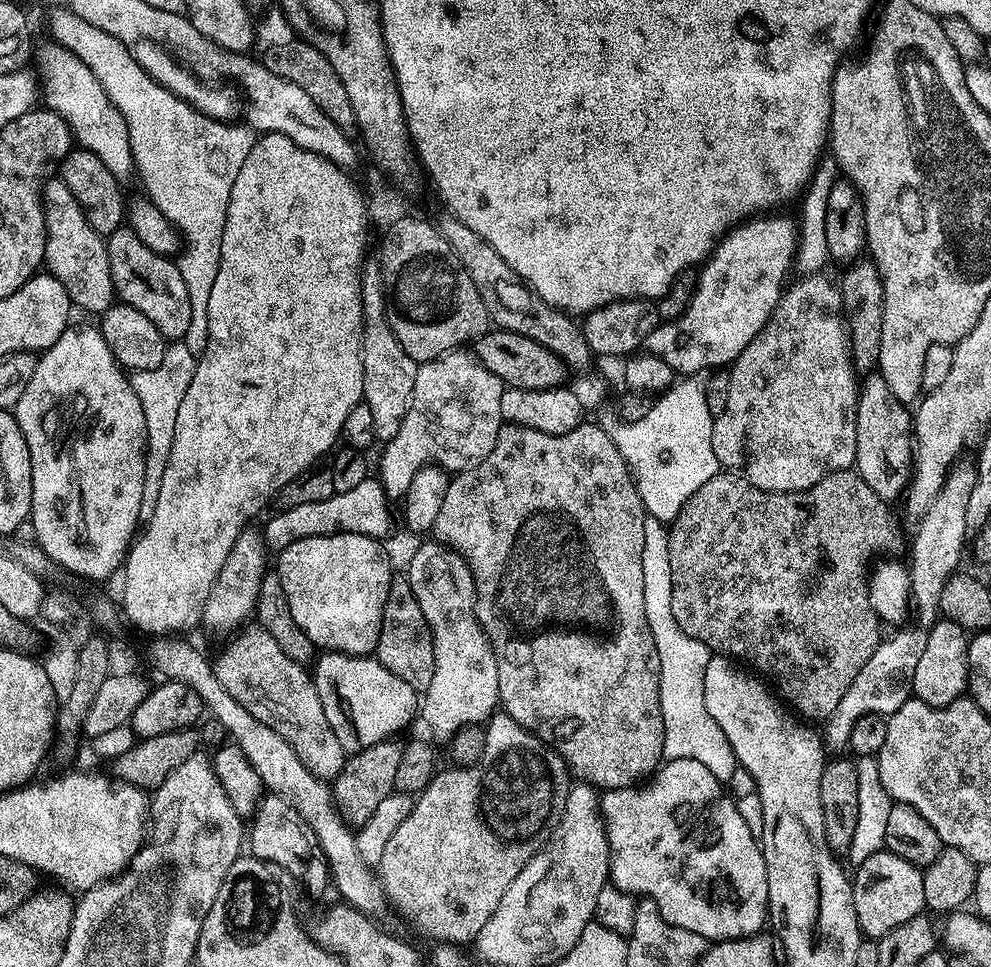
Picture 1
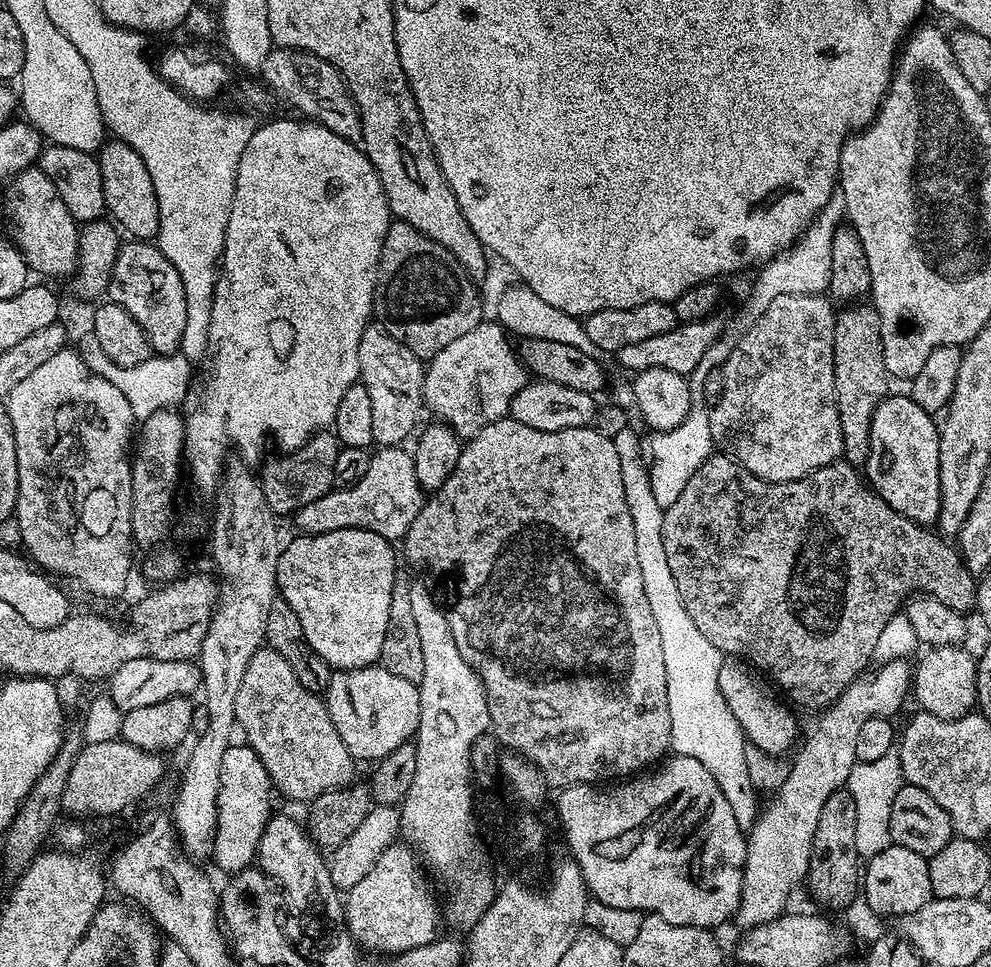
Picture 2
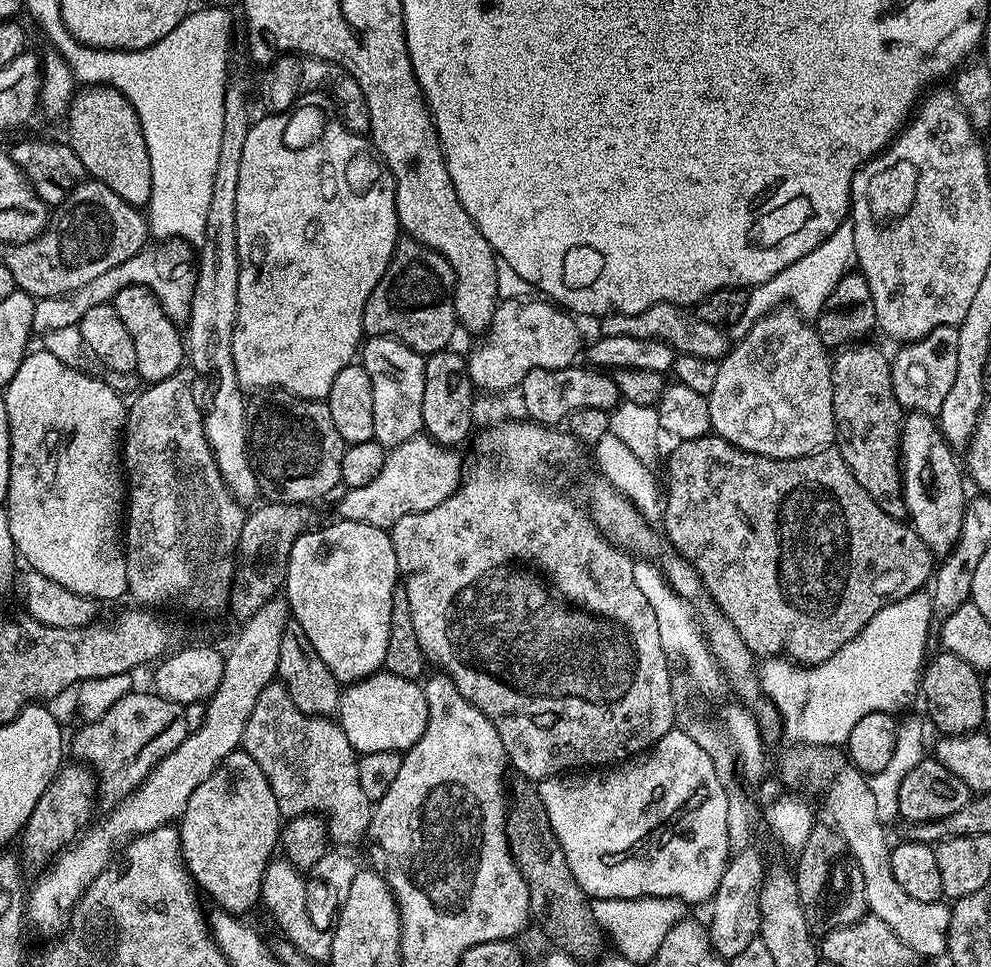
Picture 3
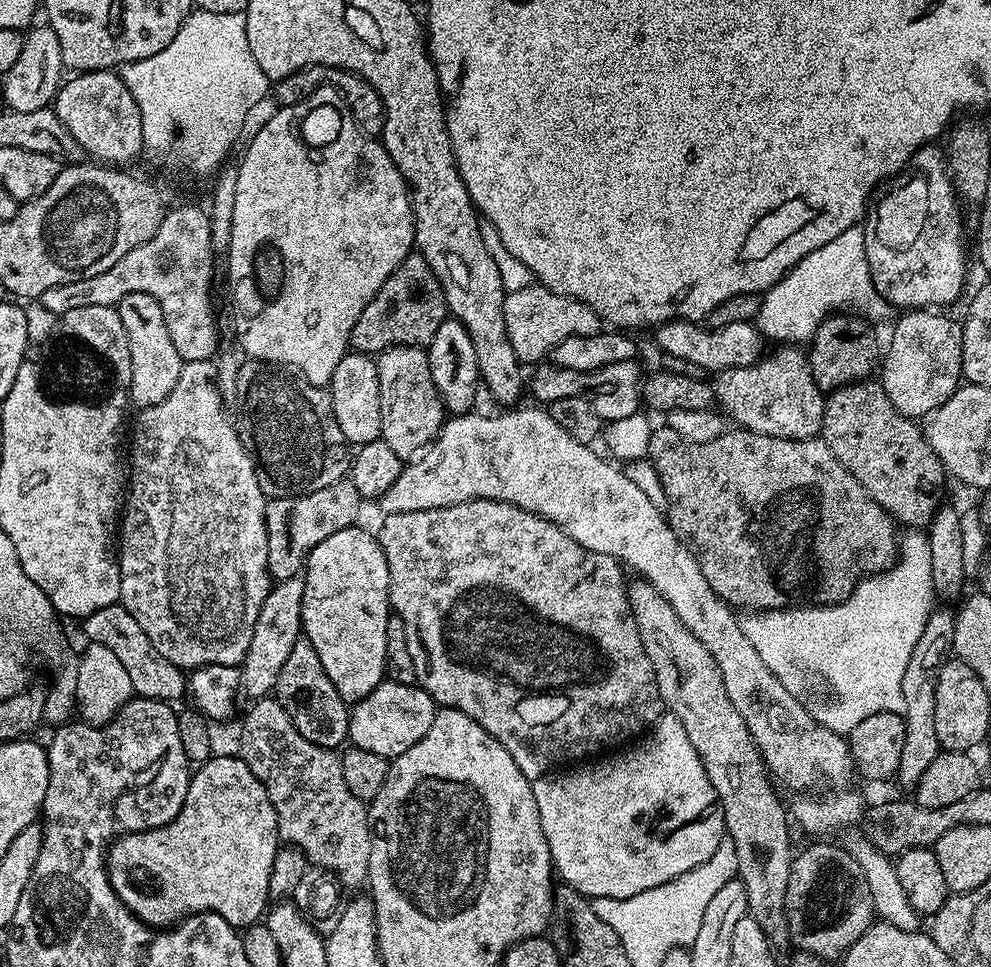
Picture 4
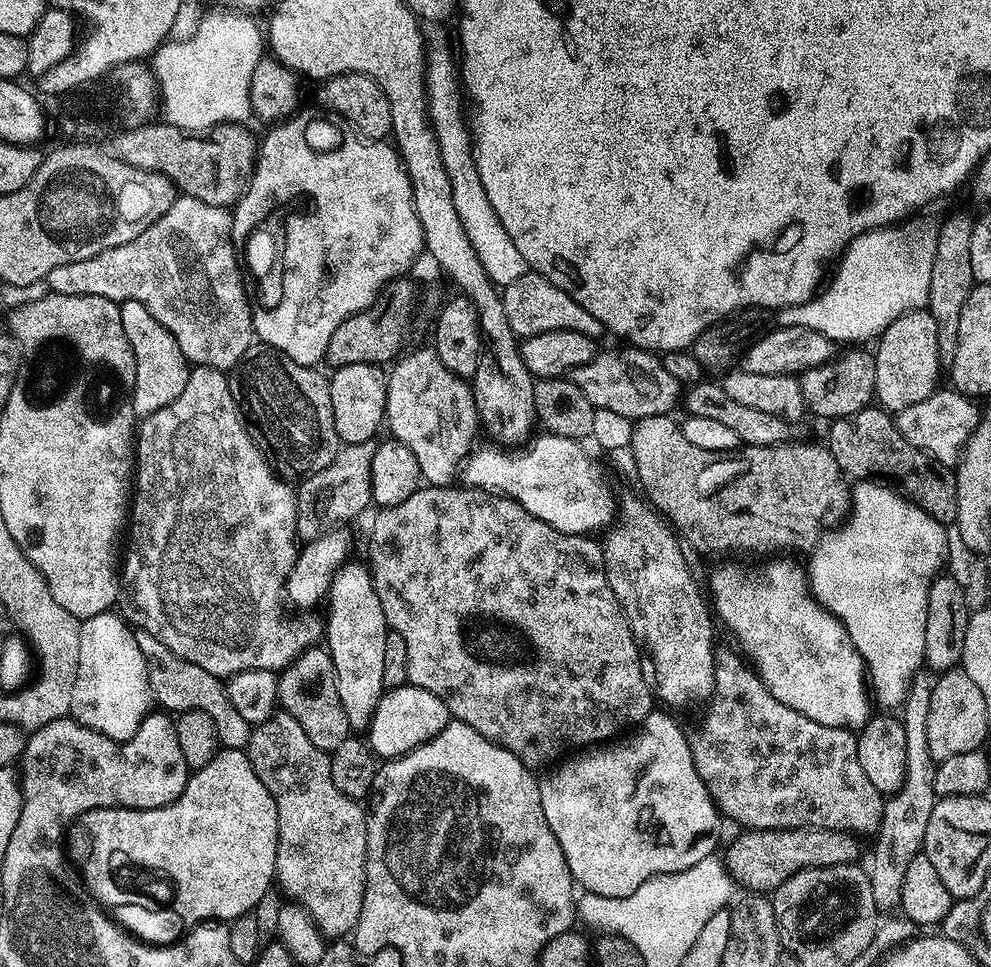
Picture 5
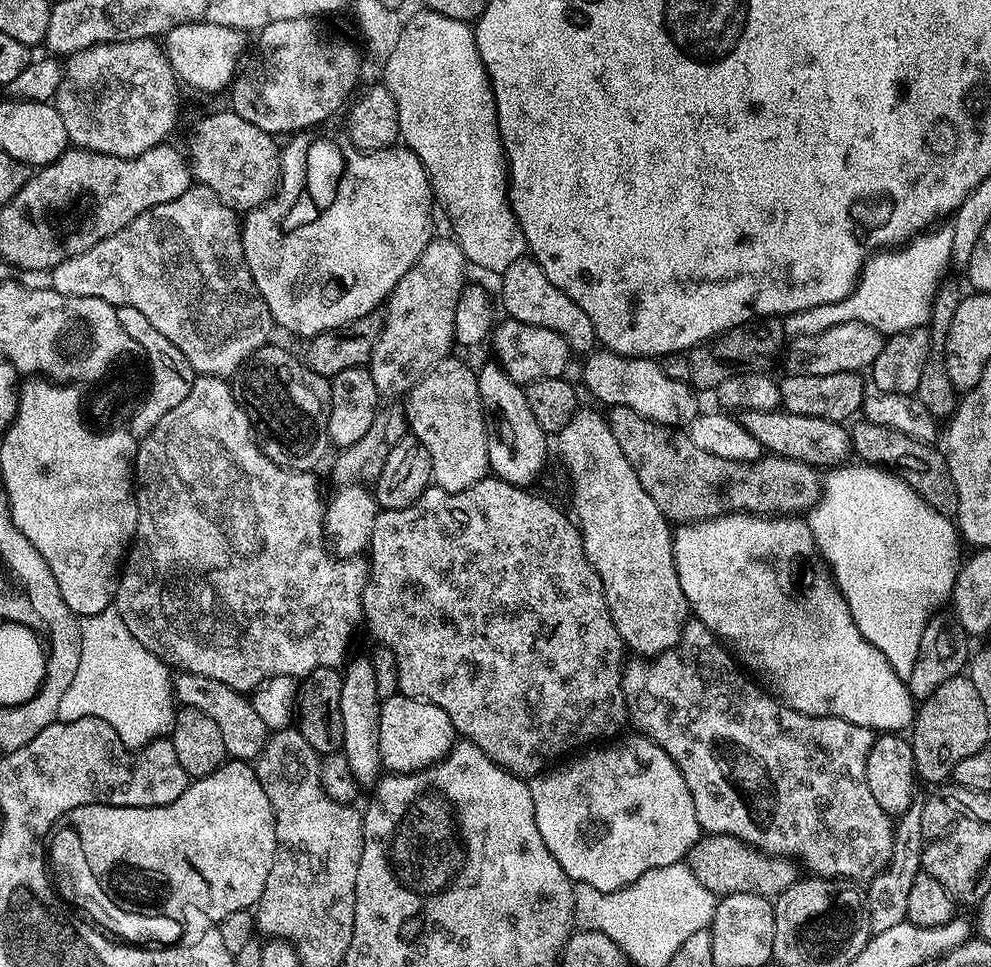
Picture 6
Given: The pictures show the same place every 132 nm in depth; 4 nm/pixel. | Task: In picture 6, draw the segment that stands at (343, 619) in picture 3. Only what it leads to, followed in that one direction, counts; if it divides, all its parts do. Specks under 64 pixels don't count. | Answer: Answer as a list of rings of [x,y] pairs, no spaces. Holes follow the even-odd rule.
[[[367,655],[357,660],[349,659],[342,668],[342,730],[344,731],[344,757],[354,770],[354,778],[362,786],[375,785],[382,775],[380,751],[378,750],[378,722],[381,698],[374,683],[374,666]]]

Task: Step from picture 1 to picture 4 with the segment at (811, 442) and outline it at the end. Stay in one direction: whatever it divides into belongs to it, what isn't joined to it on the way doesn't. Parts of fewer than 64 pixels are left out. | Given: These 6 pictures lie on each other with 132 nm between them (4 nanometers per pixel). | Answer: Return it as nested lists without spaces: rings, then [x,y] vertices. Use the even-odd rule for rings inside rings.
[[[796,346],[781,348],[784,348],[781,352],[762,358],[757,364],[719,373],[714,380],[716,401],[723,415],[741,429],[787,440],[819,437],[825,393],[814,382],[807,355]]]

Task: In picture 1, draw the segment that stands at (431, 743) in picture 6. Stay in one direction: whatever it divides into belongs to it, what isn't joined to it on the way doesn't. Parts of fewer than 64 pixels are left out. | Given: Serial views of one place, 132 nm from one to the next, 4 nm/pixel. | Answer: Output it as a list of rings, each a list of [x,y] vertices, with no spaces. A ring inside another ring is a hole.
[[[325,651],[320,661],[317,659],[316,672],[311,673],[312,680],[316,684],[318,690],[318,698],[322,698],[322,710],[326,710],[326,718],[330,721],[330,730],[334,730],[334,738],[338,738],[338,742],[347,745],[348,731],[351,730],[356,735],[357,745],[365,748],[371,744],[377,744],[383,740],[393,739],[412,719],[418,716],[418,693],[410,686],[406,686],[406,682],[402,682],[402,678],[398,678],[398,674],[390,674],[390,670],[386,670],[386,666],[382,666],[379,660],[369,658],[368,656],[348,656],[345,652],[329,652]]]

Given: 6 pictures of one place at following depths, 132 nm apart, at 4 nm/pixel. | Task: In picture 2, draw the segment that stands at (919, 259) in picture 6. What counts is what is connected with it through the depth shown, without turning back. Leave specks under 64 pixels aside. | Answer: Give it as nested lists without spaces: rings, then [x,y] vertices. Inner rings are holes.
[[[833,194],[828,199],[826,206],[816,216],[816,221],[805,230],[804,235],[796,241],[792,247],[787,248],[774,259],[769,260],[767,264],[759,269],[756,276],[756,282],[752,286],[748,297],[744,300],[744,305],[736,312],[736,317],[721,331],[720,337],[715,340],[702,354],[702,362],[698,362],[704,372],[710,374],[723,369],[724,363],[730,358],[734,346],[762,318],[763,312],[770,307],[770,302],[782,294],[824,294],[828,292],[828,283],[830,282],[830,258],[832,257],[832,243],[836,237],[837,228],[845,223],[846,213],[844,210],[844,197],[839,194]]]

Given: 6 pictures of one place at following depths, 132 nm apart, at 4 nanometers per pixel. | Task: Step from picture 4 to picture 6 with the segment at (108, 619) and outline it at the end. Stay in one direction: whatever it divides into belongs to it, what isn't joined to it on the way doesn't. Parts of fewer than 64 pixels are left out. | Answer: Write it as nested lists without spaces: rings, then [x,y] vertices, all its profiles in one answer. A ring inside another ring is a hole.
[[[177,671],[172,676],[172,694],[177,705],[202,710],[222,730],[222,742],[226,742],[228,756],[233,760],[255,761],[268,741],[270,729],[254,714],[252,701],[243,692],[236,692],[230,686],[202,674]]]

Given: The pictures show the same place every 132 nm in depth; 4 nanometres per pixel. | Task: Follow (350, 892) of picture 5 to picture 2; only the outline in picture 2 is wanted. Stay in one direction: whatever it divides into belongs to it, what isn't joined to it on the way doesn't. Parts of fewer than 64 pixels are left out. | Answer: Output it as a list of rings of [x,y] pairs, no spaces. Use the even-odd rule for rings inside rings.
[[[261,646],[254,658],[250,658],[246,674],[242,674],[242,686],[238,686],[238,698],[234,698],[234,720],[239,731],[240,728],[244,731],[243,739],[248,747],[258,754],[258,758],[262,758],[262,766],[266,766],[272,787],[279,795],[281,792],[292,800],[311,802],[318,798],[318,794],[335,788],[347,789],[353,783],[354,761],[330,718],[327,703],[317,693],[306,690],[302,682],[298,682],[286,658],[282,658],[282,654],[273,648]]]

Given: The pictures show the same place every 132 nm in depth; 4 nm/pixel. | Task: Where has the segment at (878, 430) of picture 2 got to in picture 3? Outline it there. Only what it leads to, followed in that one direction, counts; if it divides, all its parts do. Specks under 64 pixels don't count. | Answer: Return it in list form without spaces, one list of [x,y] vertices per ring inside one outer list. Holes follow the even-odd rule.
[[[908,412],[905,415],[900,426],[900,491],[904,497],[904,511],[918,538],[922,538],[922,542],[936,558],[946,557],[954,550],[964,517],[966,476],[961,465],[960,468],[956,465],[956,456],[952,452],[955,452],[953,445],[945,440],[939,423],[931,415],[922,412]]]

